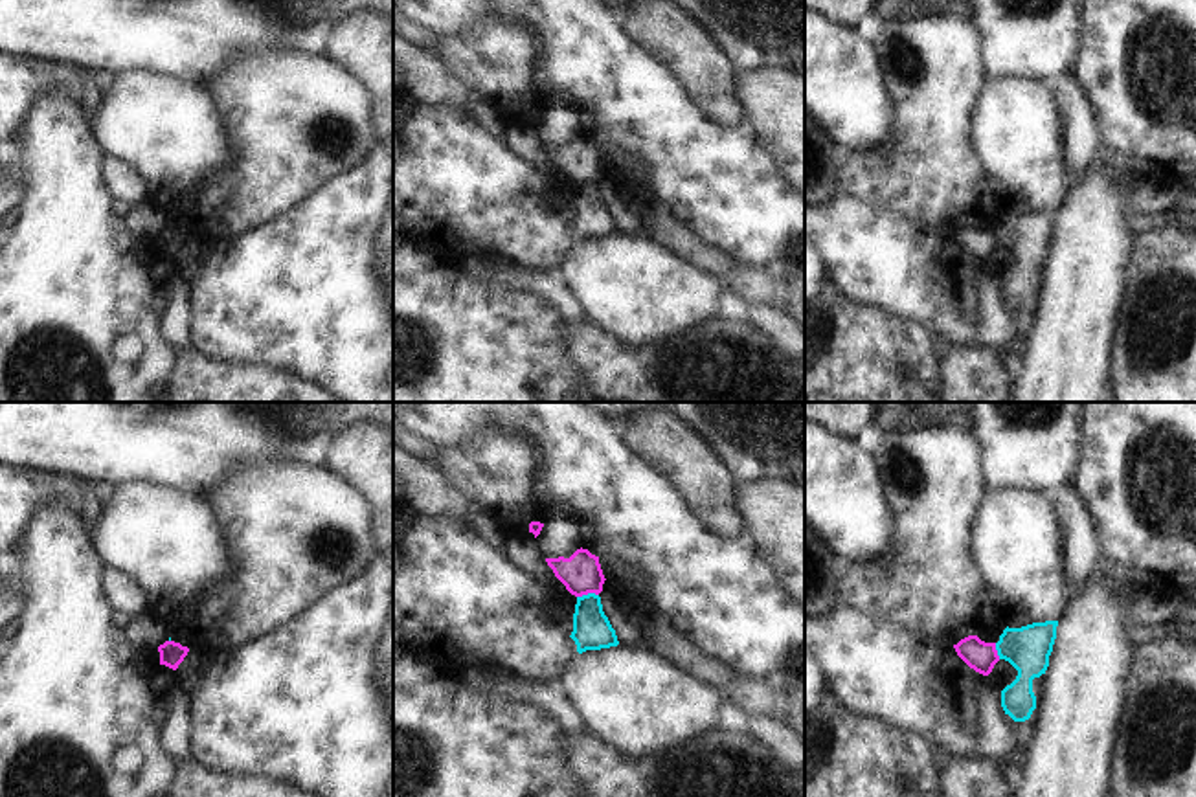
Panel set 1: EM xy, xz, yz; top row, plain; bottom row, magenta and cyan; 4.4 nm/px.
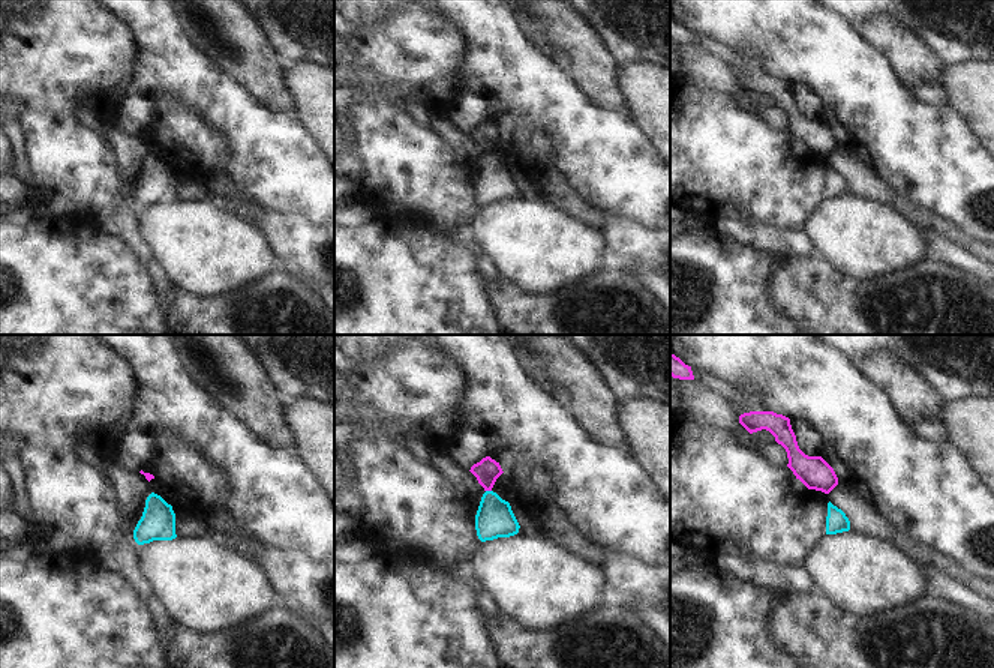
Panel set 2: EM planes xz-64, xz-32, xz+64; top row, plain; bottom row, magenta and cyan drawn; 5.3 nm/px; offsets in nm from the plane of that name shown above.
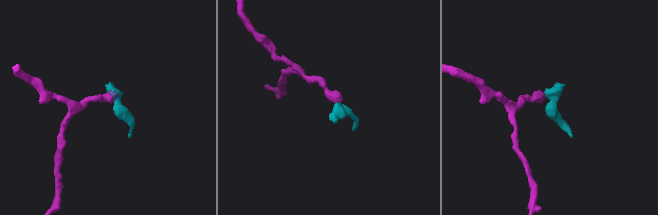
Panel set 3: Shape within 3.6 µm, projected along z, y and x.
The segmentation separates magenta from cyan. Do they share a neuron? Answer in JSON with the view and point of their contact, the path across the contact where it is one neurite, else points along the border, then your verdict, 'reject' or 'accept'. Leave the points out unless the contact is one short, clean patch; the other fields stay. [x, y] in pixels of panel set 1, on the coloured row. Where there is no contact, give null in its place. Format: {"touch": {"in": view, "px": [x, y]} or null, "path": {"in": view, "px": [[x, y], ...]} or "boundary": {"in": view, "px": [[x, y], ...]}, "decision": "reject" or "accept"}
{"touch": {"in": "xz", "px": [586, 594]}, "boundary": {"in": "xz", "px": [[598, 594], [577, 597]]}, "decision": "reject"}

